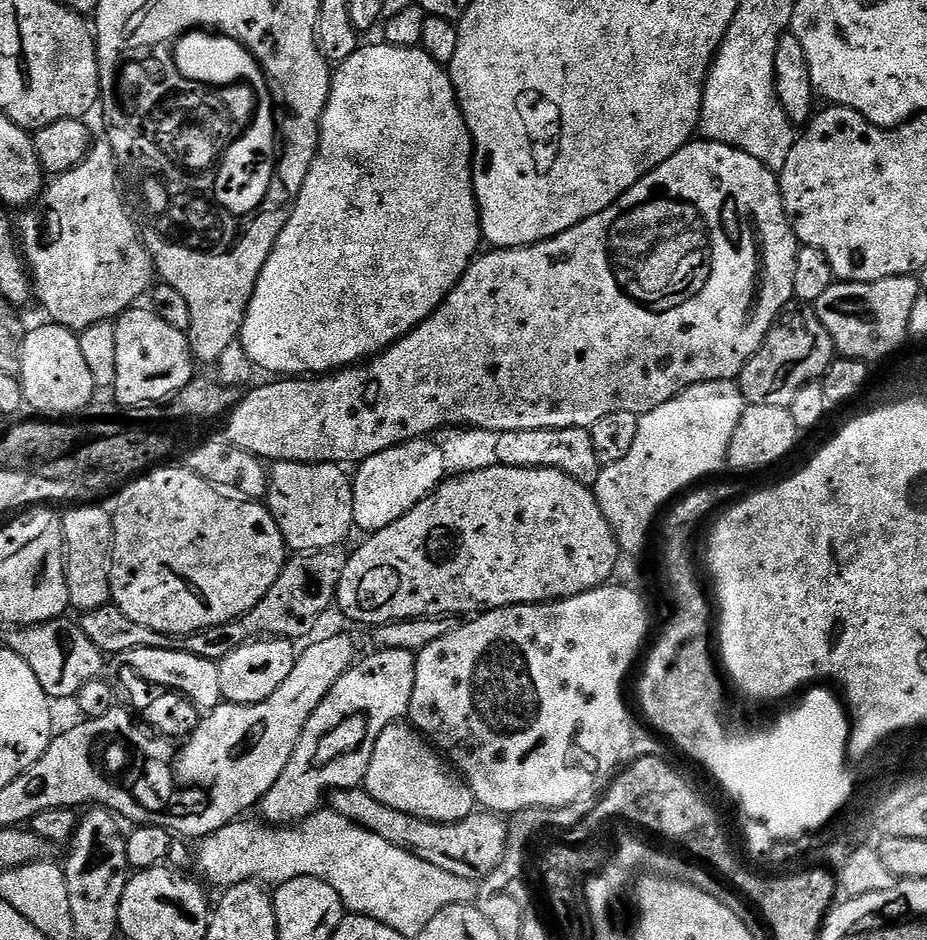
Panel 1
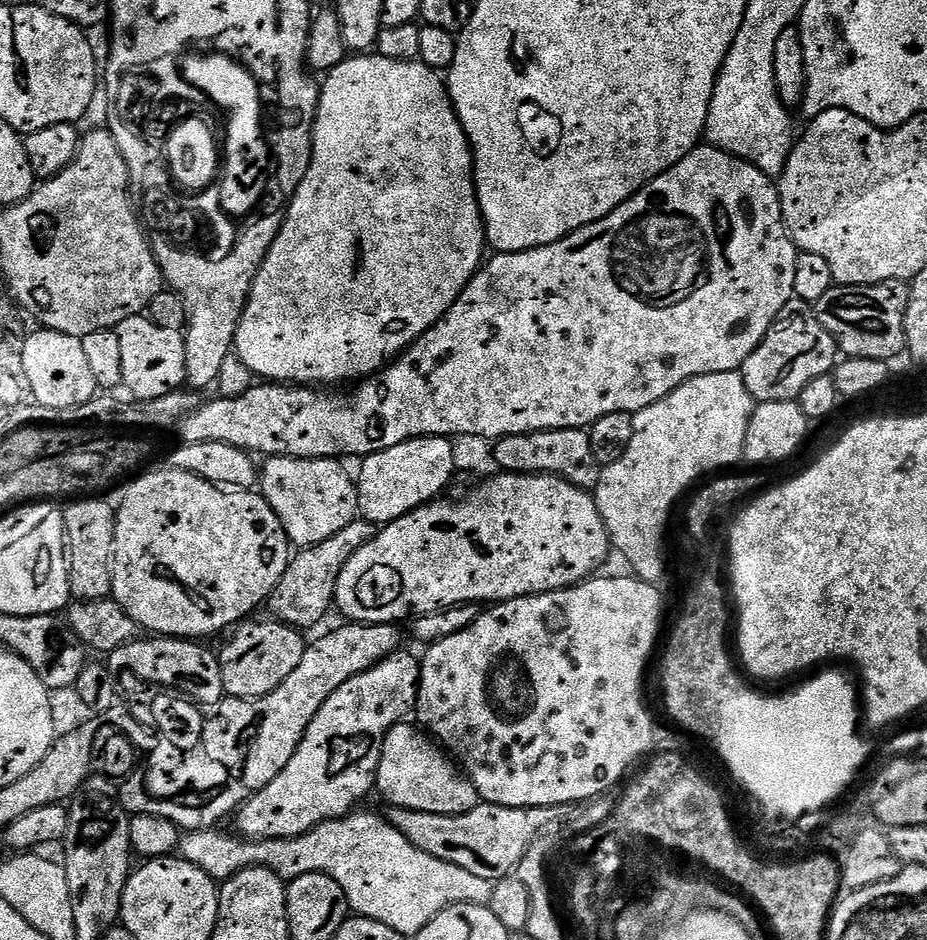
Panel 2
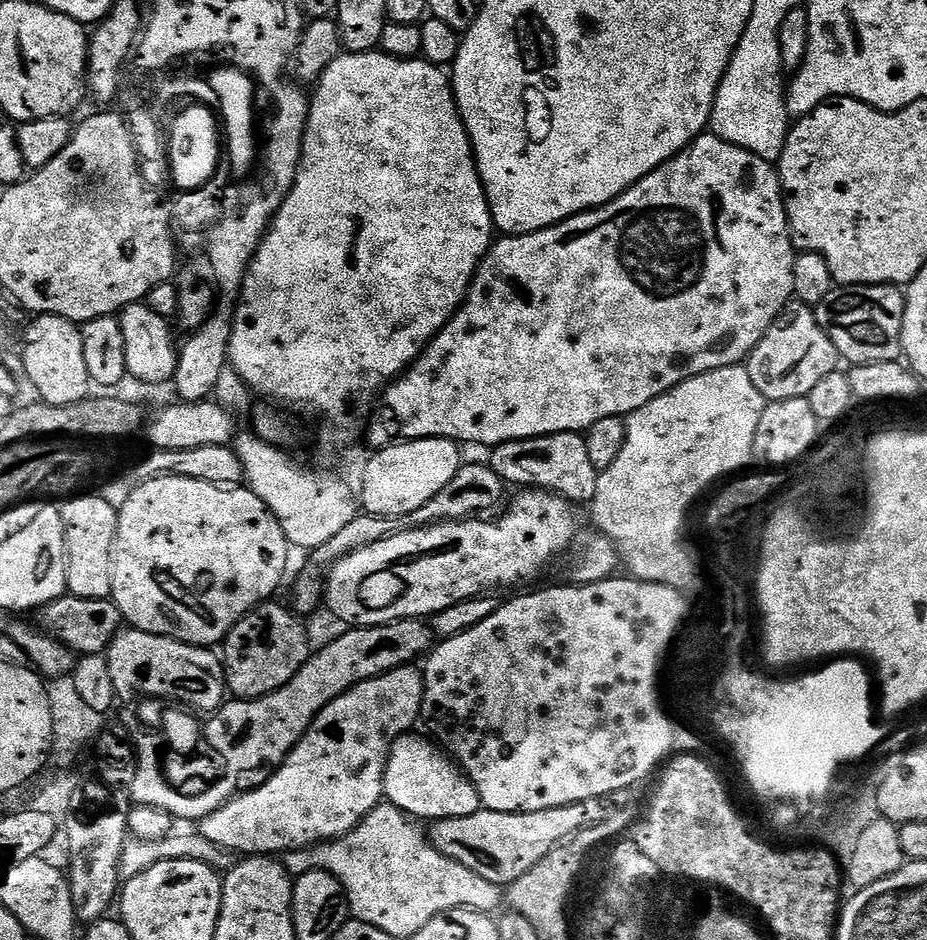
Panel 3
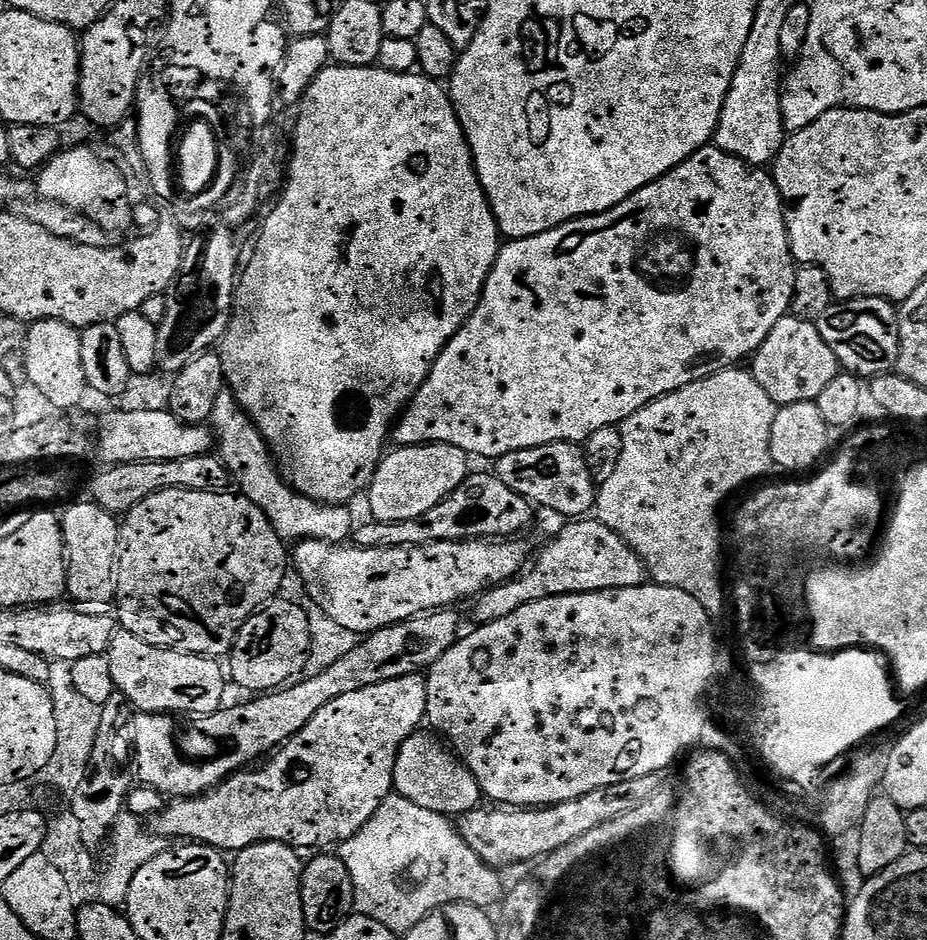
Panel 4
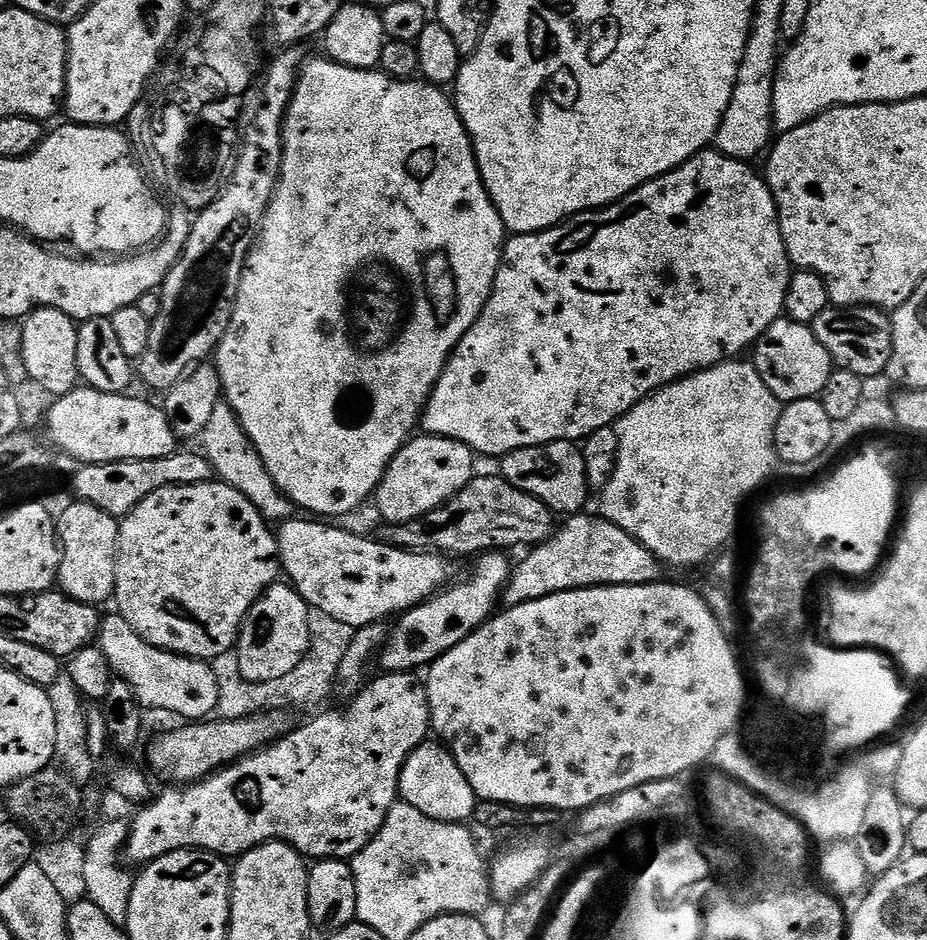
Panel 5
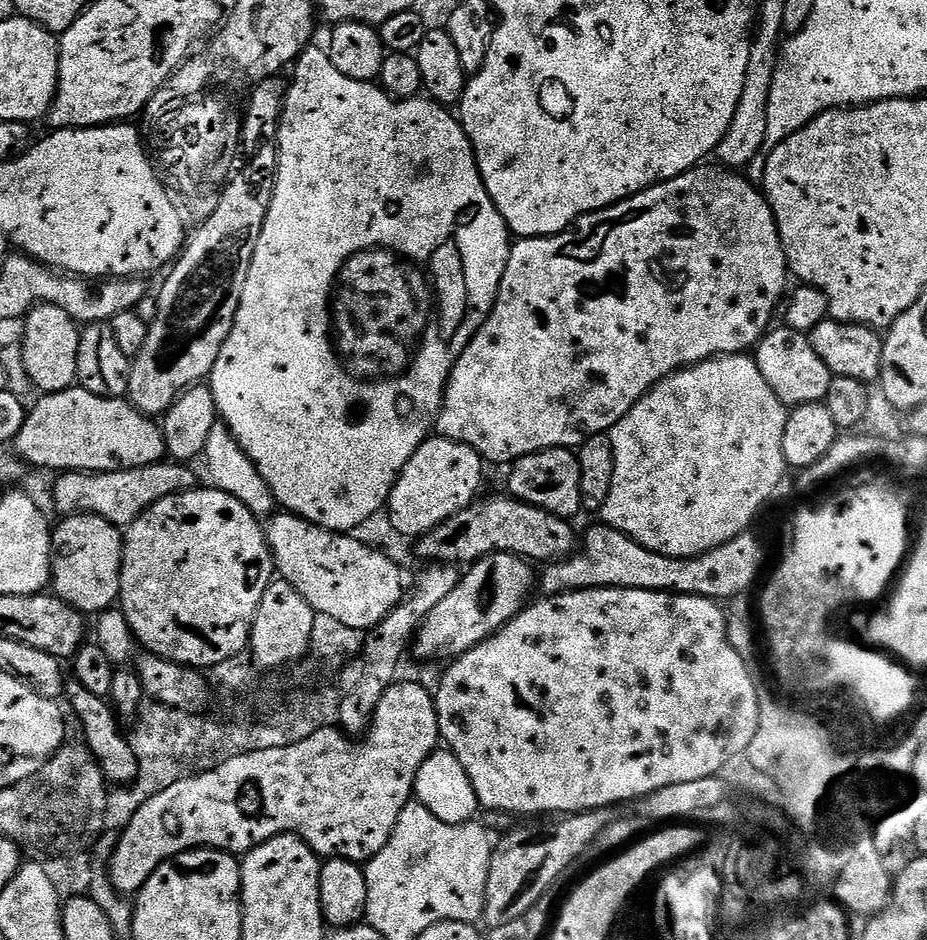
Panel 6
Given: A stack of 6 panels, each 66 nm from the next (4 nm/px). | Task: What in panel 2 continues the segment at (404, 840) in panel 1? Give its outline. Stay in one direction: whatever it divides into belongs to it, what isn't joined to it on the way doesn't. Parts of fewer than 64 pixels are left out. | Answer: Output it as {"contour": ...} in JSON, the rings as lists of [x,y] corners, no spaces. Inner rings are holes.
{"contour":[[[481,802],[474,810],[466,815],[436,815],[426,814],[422,811],[406,810],[405,808],[389,807],[386,819],[403,837],[426,854],[438,858],[440,861],[450,862],[460,866],[470,874],[477,875],[493,884],[509,877],[517,868],[527,852],[528,846],[538,837],[541,819],[537,809],[500,807],[497,804]]]}

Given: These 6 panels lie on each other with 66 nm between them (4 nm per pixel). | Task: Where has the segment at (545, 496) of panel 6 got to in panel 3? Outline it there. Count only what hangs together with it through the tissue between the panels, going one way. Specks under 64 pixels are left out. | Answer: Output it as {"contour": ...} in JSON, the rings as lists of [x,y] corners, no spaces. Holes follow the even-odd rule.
{"contour":[[[563,432],[549,436],[535,436],[529,440],[515,440],[497,444],[491,449],[490,467],[505,485],[517,484],[520,490],[543,490],[560,496],[573,505],[591,505],[598,486],[598,473],[586,450],[584,436],[578,432]]]}

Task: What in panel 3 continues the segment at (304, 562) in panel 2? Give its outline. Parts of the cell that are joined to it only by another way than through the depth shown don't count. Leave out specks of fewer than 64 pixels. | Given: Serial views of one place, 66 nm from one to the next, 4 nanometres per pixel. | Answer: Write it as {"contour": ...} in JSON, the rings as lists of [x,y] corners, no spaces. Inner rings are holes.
{"contour":[[[484,463],[461,465],[458,474],[455,475],[442,491],[434,496],[426,506],[419,507],[411,515],[404,515],[400,519],[382,519],[380,516],[358,514],[353,522],[336,534],[330,542],[322,547],[313,549],[311,553],[312,562],[308,563],[299,574],[294,592],[292,594],[292,608],[302,618],[309,617],[321,607],[324,598],[324,583],[327,572],[332,565],[359,549],[373,545],[374,542],[382,541],[388,536],[394,536],[398,532],[408,532],[410,529],[424,528],[426,525],[444,523],[448,520],[469,519],[477,514],[486,514],[488,510],[494,509],[502,500],[506,491],[504,481],[498,478],[493,469]]]}

